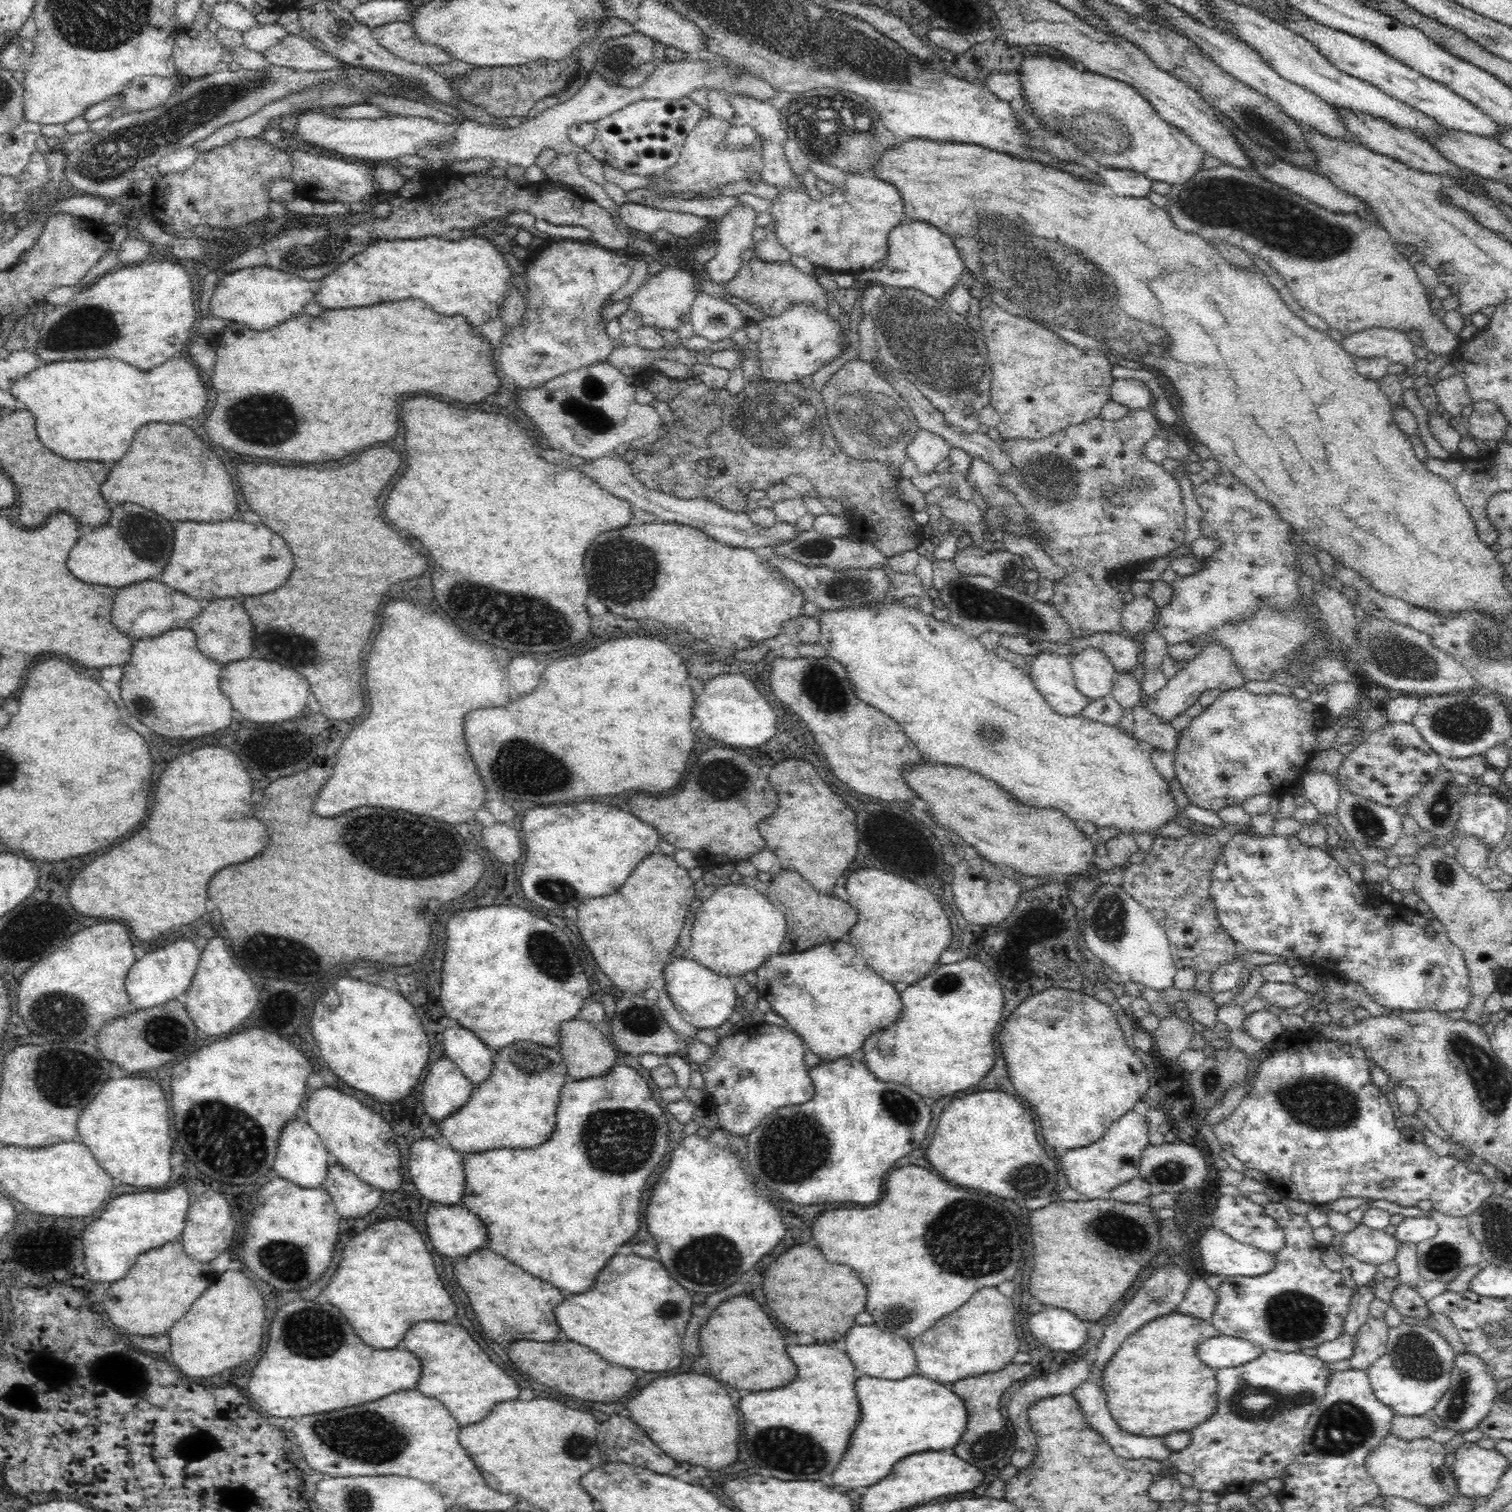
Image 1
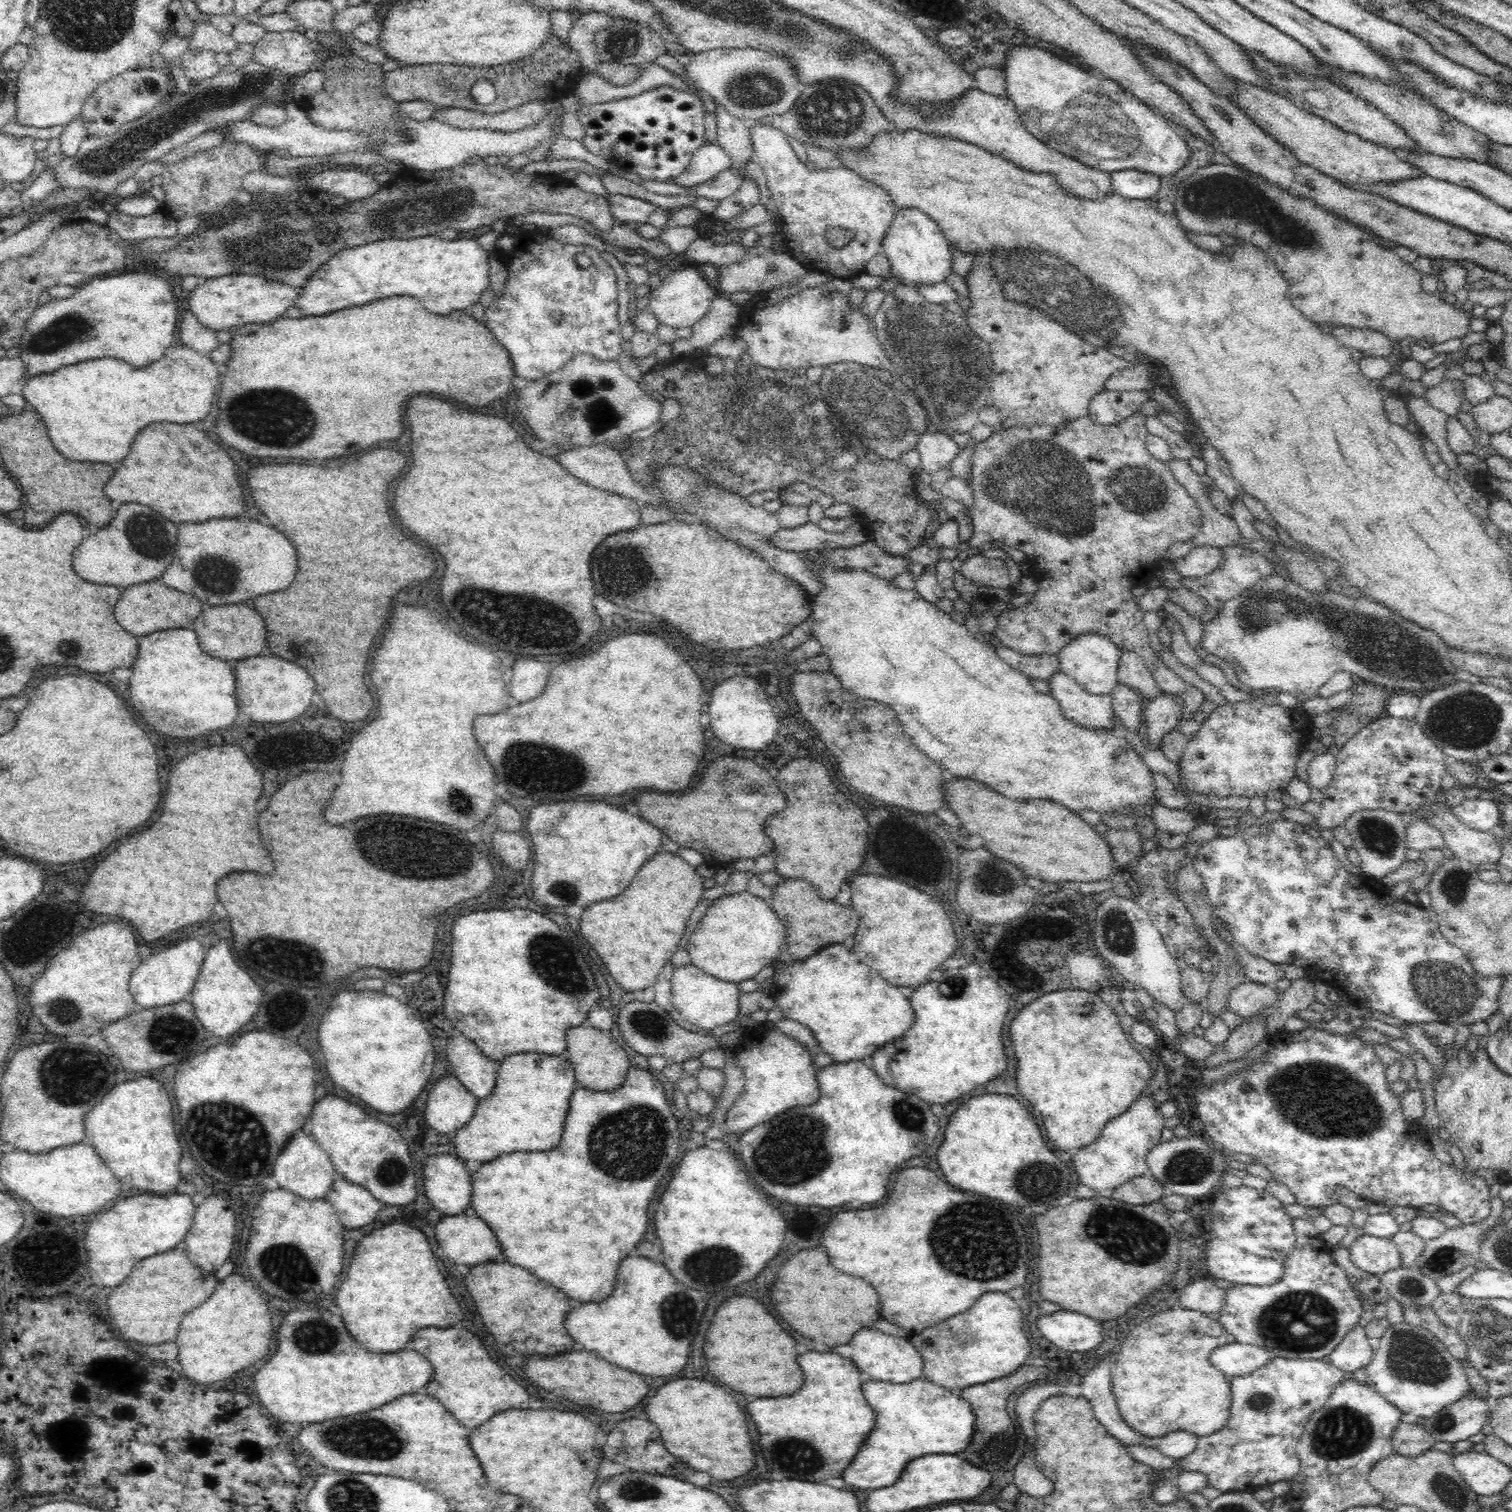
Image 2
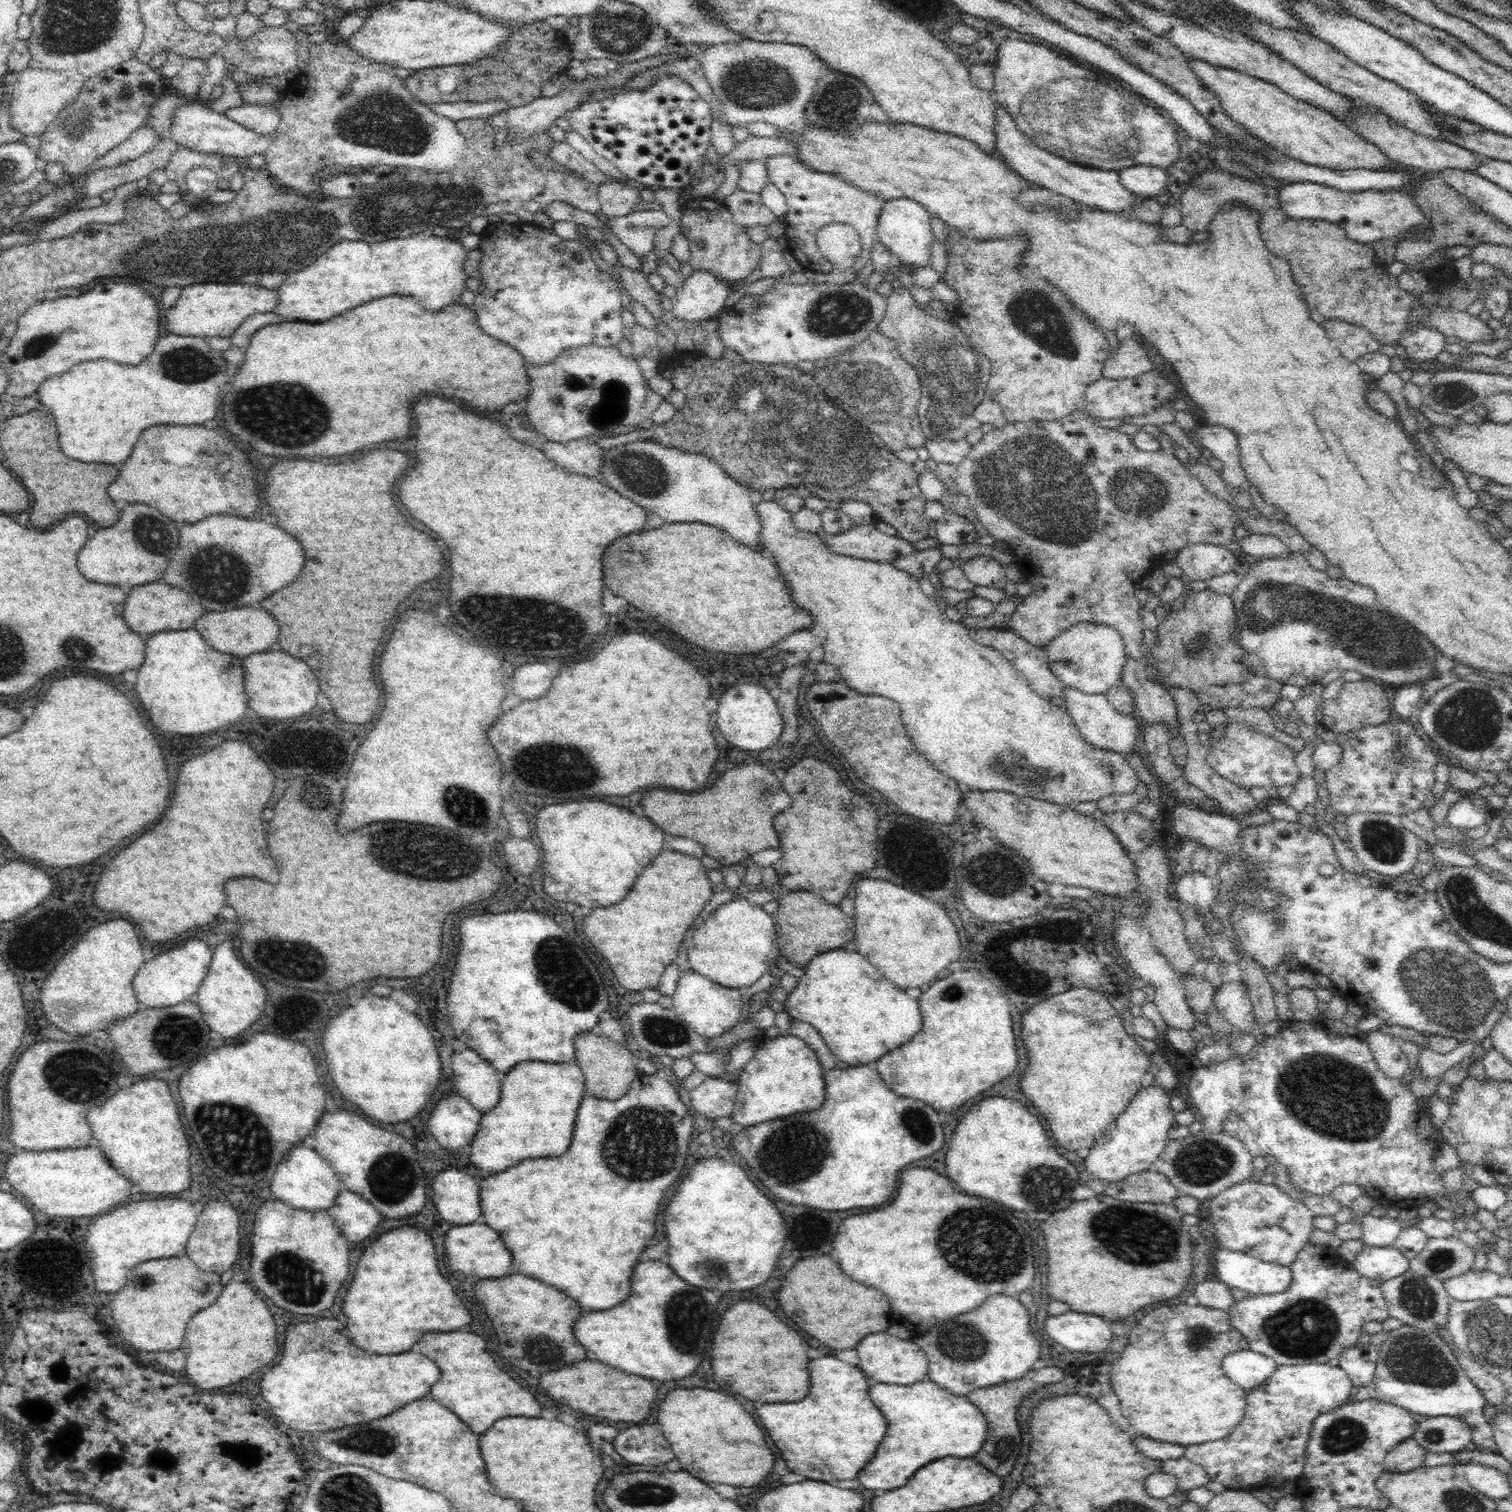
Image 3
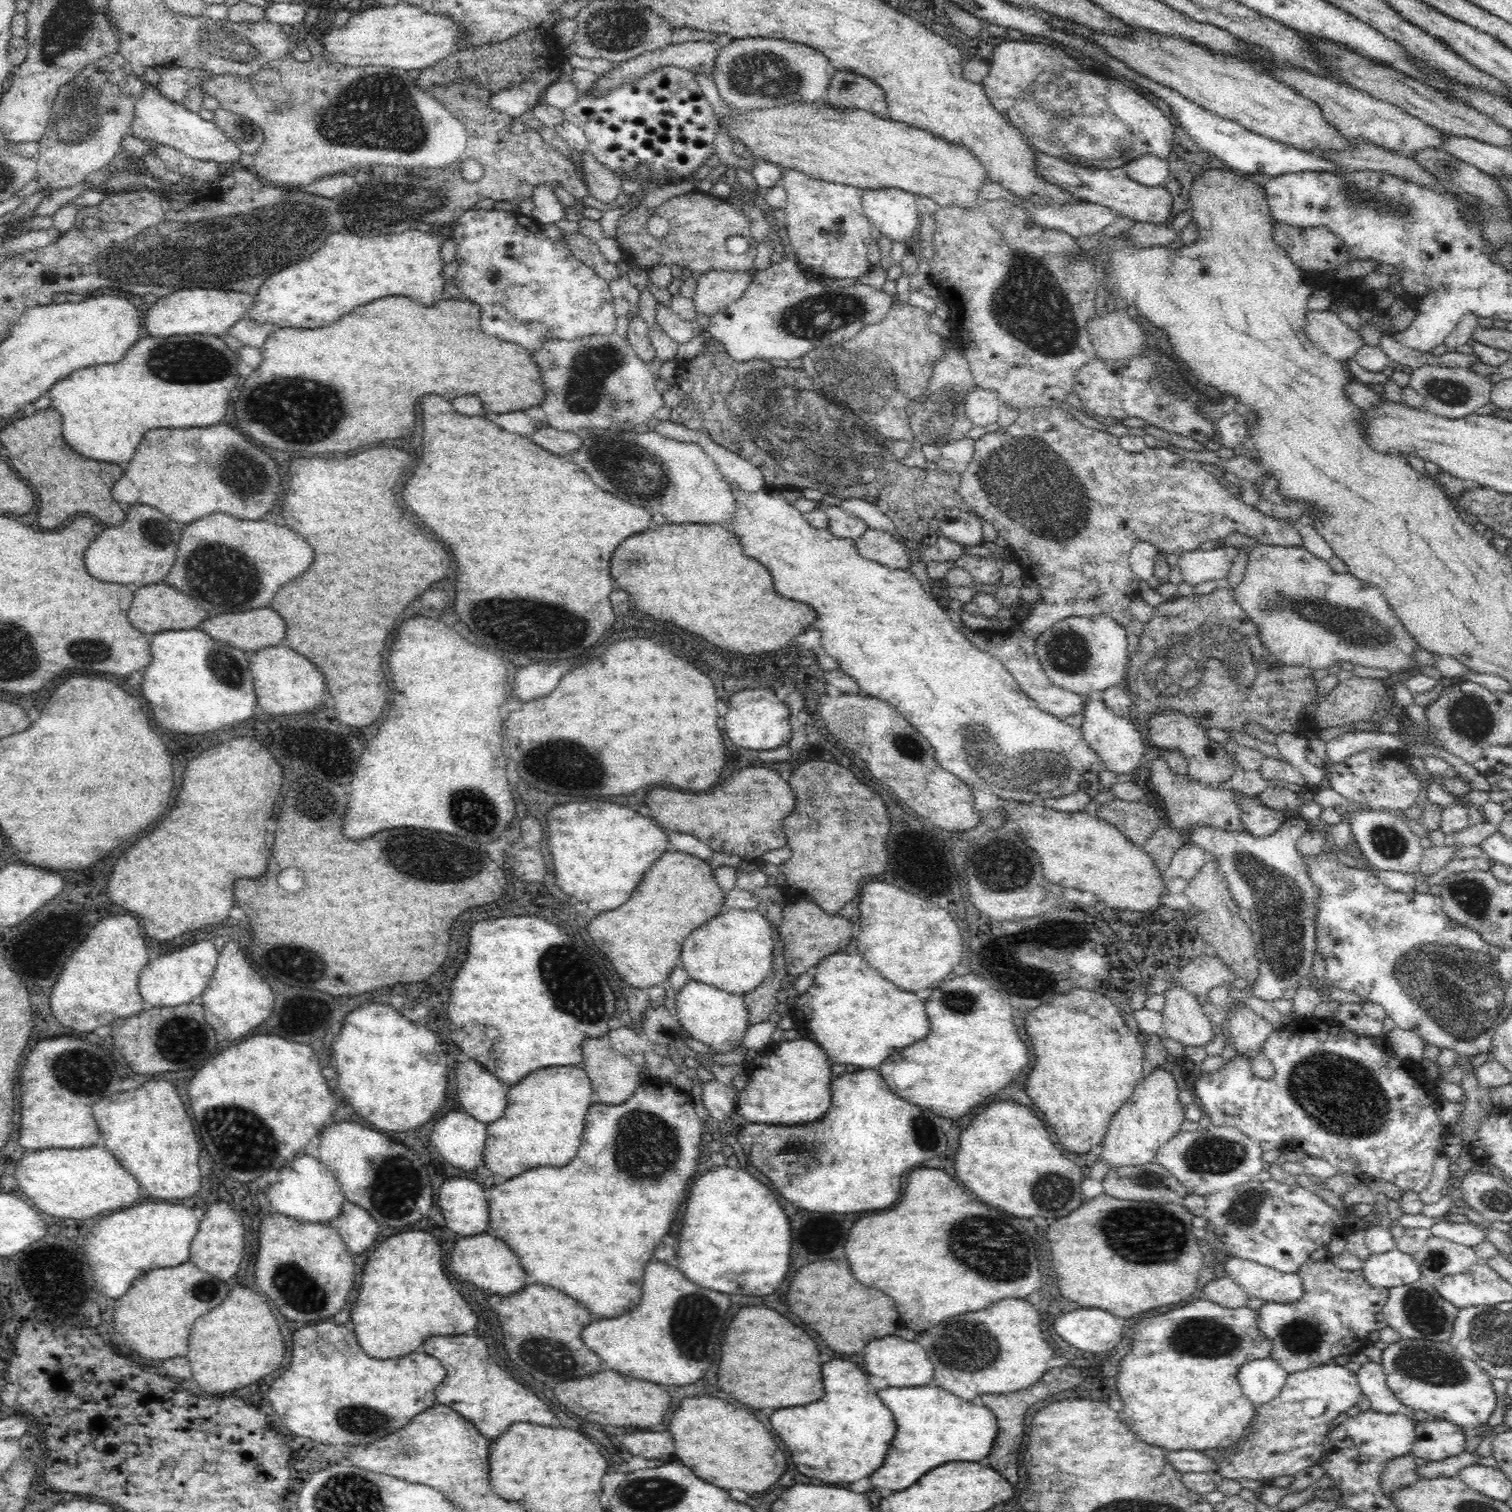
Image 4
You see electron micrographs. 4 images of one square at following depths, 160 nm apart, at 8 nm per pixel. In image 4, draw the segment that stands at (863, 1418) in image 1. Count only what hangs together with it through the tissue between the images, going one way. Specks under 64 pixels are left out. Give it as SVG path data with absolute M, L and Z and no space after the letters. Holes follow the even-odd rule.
M938 1386L888 1387L878 1390L884 1406L888 1406L896 1420L896 1436L888 1448L884 1464L868 1476L876 1488L904 1490L912 1486L928 1470L950 1460L985 1462L996 1438L996 1415L983 1406L951 1394Z

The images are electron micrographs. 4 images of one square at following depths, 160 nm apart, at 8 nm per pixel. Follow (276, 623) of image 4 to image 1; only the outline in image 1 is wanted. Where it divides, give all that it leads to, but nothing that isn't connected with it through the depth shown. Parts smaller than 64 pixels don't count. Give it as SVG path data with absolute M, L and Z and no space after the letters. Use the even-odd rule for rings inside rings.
M218 598L210 600L208 606L186 624L188 629L194 630L197 647L204 656L216 662L234 662L244 660L252 652L252 620L238 602L240 598Z

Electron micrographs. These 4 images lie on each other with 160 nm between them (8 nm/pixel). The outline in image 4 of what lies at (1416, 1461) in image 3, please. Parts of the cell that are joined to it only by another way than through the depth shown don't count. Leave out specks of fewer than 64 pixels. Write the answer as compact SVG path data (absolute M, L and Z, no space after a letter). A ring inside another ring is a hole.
M1410 1451L1404 1456L1396 1456L1396 1458L1388 1460L1380 1479L1381 1489L1384 1494L1390 1497L1390 1492L1394 1492L1394 1490L1398 1490L1402 1486L1414 1484L1418 1480L1418 1466L1414 1461L1415 1457L1414 1453Z

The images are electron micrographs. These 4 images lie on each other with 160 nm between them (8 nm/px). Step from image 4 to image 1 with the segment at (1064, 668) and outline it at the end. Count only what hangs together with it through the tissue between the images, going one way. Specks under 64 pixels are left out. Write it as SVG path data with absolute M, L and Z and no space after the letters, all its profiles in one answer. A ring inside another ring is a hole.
M1087 648L1070 659L1076 689L1080 694L1090 700L1110 694L1117 670L1108 656L1098 649Z

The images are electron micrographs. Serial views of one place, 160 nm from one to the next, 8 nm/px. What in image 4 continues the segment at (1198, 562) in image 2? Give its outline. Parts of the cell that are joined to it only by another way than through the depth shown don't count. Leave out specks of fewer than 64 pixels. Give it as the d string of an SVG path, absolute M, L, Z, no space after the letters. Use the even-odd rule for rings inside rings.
M1203 546L1180 555L1177 565L1181 568L1183 581L1196 586L1206 580L1225 580L1236 556L1234 547Z

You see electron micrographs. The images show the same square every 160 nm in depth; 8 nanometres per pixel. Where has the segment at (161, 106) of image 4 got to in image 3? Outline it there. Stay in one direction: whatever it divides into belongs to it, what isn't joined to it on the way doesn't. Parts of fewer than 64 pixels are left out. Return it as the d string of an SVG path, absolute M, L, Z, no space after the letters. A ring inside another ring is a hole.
M194 99L183 103L174 112L170 130L171 138L190 150L224 154L244 161L253 154L263 154L272 143L275 143L276 138L275 132L270 134L254 132L235 120L230 120L225 113L213 111L208 104L201 104Z

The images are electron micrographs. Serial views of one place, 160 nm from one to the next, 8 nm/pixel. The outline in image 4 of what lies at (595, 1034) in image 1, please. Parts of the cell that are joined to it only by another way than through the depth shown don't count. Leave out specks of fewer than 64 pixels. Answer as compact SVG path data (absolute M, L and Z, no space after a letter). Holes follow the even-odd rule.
M607 1035L582 1040L583 1062L580 1064L590 1079L592 1102L612 1105L628 1100L640 1082L639 1067L612 1047Z

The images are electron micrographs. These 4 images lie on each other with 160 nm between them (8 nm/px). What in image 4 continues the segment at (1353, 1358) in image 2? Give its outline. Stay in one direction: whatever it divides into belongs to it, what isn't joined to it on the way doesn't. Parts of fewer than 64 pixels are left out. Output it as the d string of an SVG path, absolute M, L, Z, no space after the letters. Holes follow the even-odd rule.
M1368 1358L1366 1363L1359 1364L1356 1375L1361 1395L1366 1396L1375 1411L1394 1414L1403 1410L1400 1401L1386 1387L1386 1376L1380 1363Z

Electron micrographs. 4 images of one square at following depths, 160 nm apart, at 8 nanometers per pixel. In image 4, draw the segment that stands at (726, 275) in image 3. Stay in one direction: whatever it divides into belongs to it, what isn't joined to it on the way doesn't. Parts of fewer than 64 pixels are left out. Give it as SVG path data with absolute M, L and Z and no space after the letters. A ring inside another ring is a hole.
M691 190L683 195L665 200L658 210L650 211L642 204L635 211L626 213L617 224L615 239L625 256L629 256L636 266L652 268L654 264L678 264L697 273L708 271L752 271L757 255L757 240L748 229L748 217L742 208L720 197L713 197L705 192ZM652 215L665 218L671 231L663 239L654 239L648 233L647 220ZM730 236L744 236L748 249L742 254L732 254L726 249L726 240Z

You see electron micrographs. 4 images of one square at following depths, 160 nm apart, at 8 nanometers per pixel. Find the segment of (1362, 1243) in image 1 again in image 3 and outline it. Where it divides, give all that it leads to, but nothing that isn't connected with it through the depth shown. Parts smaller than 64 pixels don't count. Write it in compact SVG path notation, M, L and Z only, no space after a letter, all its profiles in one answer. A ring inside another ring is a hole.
M1367 1245L1350 1265L1360 1275L1380 1283L1409 1270L1409 1260L1393 1245Z

